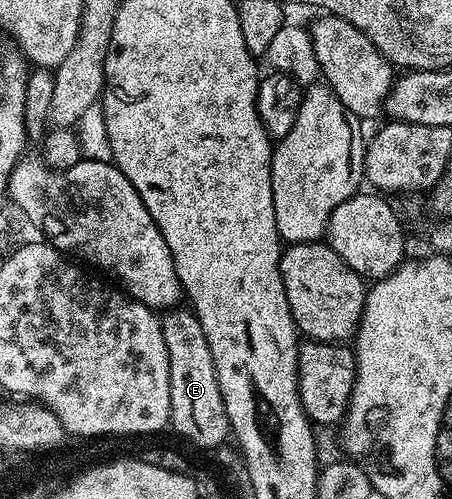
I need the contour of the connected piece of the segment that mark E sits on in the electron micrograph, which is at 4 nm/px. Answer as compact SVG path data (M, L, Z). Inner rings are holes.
M176 306L163 313L160 325L166 338L166 350L170 358L170 410L171 427L200 448L219 449L229 439L228 415L218 386L218 374L214 370L214 358L202 334L202 326L195 312L184 306Z

